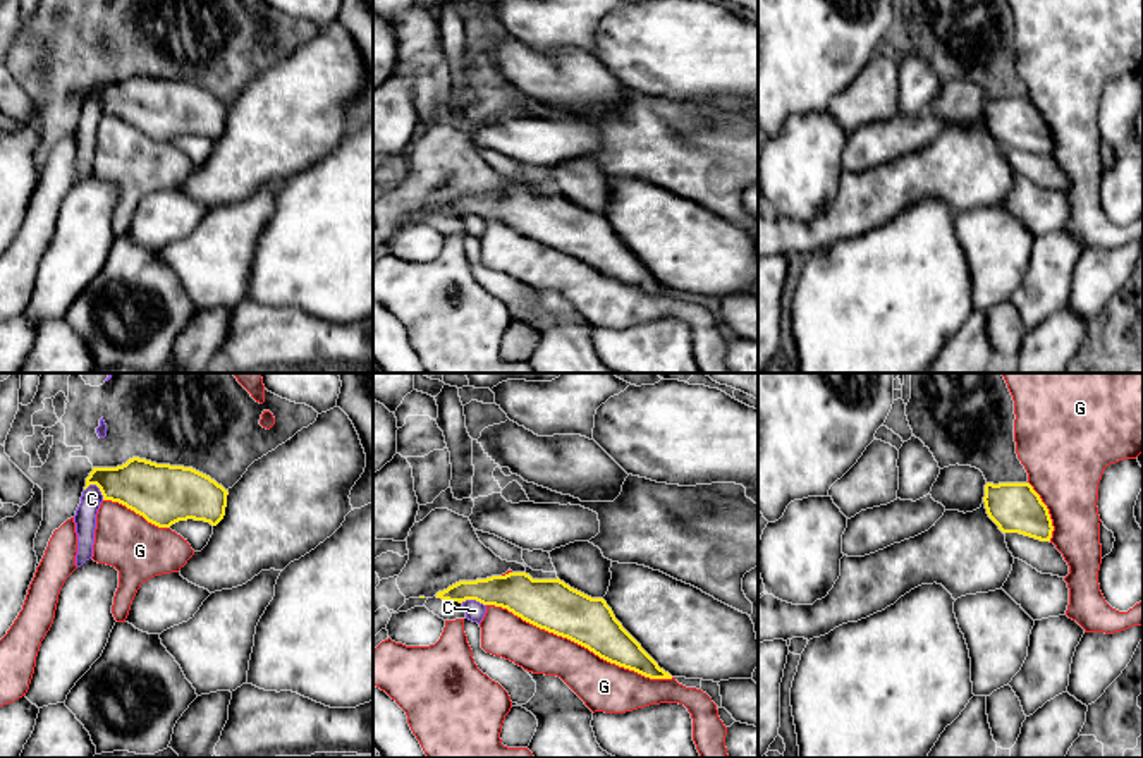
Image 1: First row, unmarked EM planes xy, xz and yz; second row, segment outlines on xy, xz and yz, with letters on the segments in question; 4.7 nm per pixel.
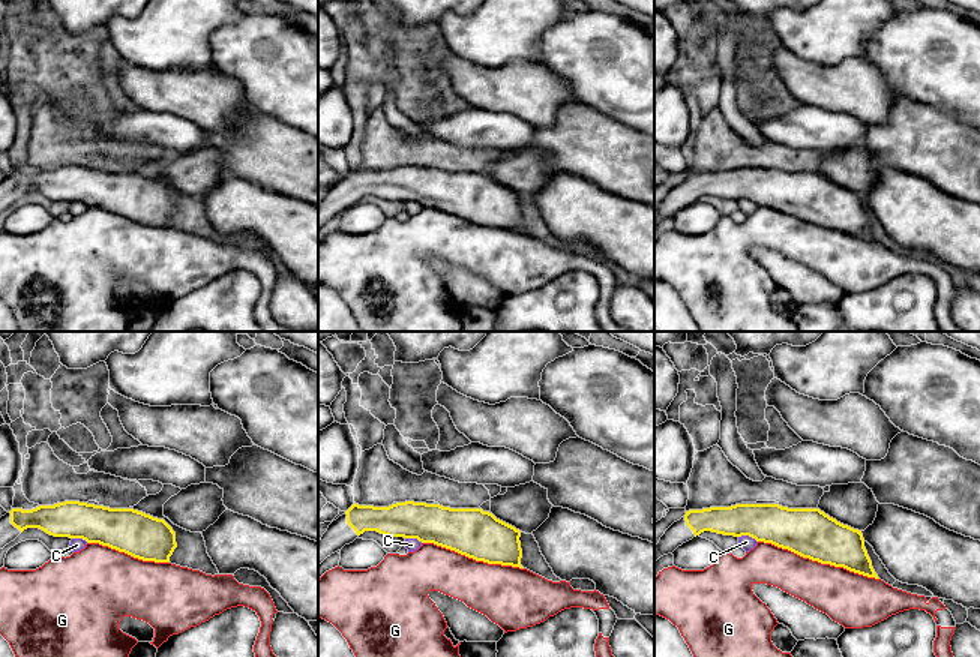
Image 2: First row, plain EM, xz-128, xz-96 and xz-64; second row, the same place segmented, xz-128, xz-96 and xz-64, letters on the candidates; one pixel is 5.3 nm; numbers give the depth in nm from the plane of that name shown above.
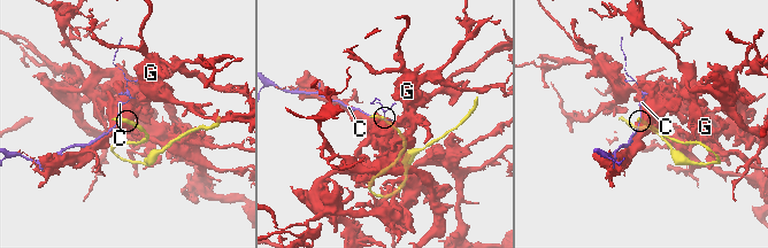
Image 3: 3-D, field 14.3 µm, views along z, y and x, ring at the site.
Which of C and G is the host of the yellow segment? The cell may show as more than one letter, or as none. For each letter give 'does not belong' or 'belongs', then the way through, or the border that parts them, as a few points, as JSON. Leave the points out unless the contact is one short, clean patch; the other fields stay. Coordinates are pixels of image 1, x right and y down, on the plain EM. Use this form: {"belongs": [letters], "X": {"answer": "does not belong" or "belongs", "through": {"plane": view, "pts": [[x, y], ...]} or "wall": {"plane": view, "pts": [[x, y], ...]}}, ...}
{"belongs": [], "C": {"answer": "does not belong", "wall": {"plane": "xy", "pts": [[85, 103], [95, 100], [103, 114]]}}, "G": {"answer": "does not belong"}}

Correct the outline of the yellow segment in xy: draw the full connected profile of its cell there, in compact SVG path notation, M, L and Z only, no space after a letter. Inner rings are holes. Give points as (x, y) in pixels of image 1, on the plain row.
M132 72L117 83L93 83L86 101L96 100L103 115L125 120L158 143L179 136L205 136L217 141L229 107L210 91L184 81L156 79Z

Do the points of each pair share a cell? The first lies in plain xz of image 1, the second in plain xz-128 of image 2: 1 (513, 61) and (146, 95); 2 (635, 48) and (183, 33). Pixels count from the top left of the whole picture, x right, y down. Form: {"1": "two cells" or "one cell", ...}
{"1": "one cell", "2": "two cells"}

